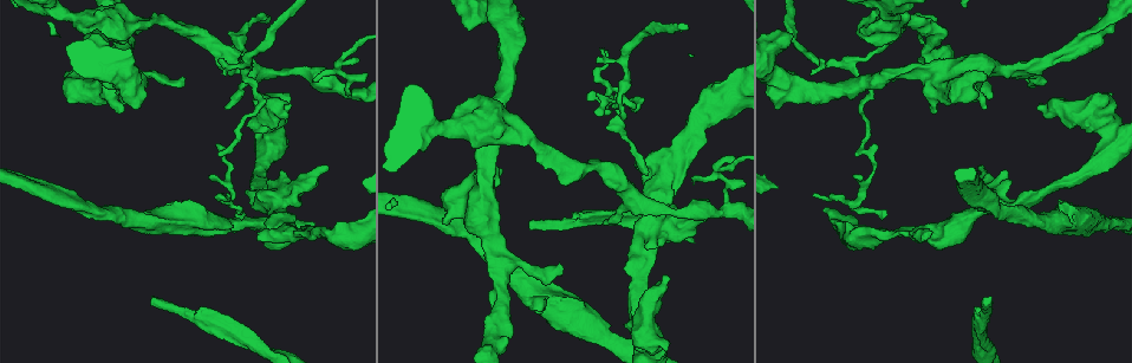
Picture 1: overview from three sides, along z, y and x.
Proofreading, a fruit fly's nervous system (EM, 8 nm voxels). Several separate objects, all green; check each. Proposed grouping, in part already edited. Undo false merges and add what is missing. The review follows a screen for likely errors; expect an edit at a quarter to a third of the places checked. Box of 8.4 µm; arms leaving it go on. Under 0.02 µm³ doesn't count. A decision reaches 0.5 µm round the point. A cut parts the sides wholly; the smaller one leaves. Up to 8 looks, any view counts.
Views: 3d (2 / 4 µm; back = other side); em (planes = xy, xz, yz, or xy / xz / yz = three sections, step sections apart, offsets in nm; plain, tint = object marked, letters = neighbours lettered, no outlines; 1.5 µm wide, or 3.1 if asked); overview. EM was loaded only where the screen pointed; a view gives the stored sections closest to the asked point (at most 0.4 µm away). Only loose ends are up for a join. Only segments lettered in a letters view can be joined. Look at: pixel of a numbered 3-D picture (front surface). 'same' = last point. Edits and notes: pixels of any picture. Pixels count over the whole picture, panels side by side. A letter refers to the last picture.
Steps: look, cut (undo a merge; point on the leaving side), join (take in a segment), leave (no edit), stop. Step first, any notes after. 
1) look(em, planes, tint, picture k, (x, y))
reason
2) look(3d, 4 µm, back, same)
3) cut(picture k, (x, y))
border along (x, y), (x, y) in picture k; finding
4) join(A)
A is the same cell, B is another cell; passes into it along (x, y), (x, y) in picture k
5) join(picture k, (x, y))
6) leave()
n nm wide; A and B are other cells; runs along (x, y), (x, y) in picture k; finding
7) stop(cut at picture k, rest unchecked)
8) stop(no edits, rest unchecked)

look(em, planes, letters, picture 1, (1039, 105))

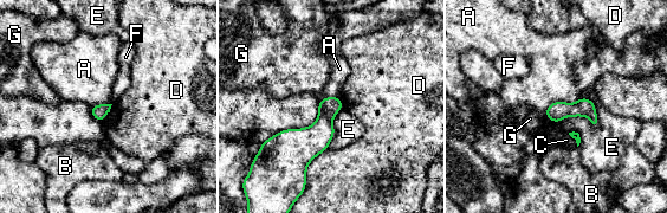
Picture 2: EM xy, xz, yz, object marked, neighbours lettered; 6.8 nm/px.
leave()
A, B, C, D, E, F and G are other cells; border along (580, 98), (552, 102), (544, 113) in picture 2; no lettered segment goes on from it

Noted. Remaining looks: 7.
look(em, planes, letters, picture 1, (934, 17))
tapers out

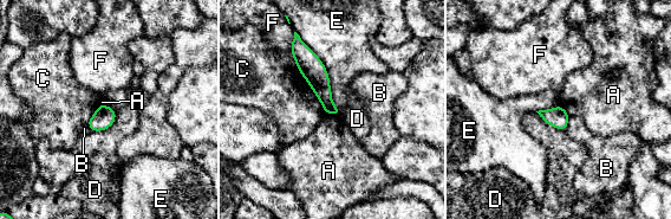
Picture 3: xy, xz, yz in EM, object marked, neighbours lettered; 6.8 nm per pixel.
leave()
110 nm wide; A, B, C, D, E and F are other cells; runs along (295, 50), (336, 111) in picture 3; none of them fits

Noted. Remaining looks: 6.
look(3d, 4 µm, picture 1, (883, 217))

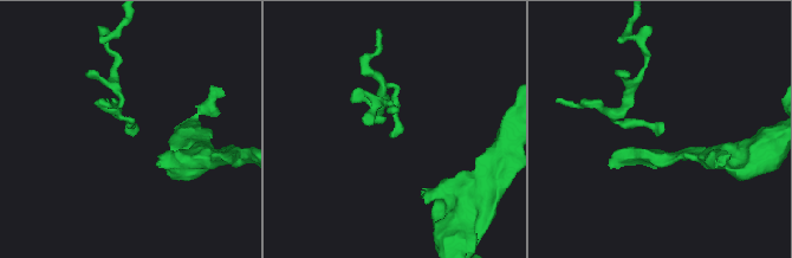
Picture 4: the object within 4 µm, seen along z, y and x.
look(em, planes, letters, picture 4, (390, 134))

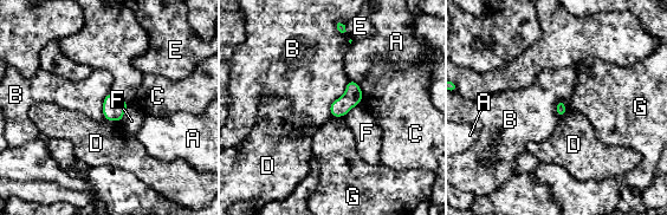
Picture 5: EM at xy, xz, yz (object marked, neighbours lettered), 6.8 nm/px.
leave()
A, B, C, D, E, F and G are other cells; border along (348, 80), (330, 104), (331, 116) in picture 5; none of them fits

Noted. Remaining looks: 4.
stop(no edits, rest unchecked)

